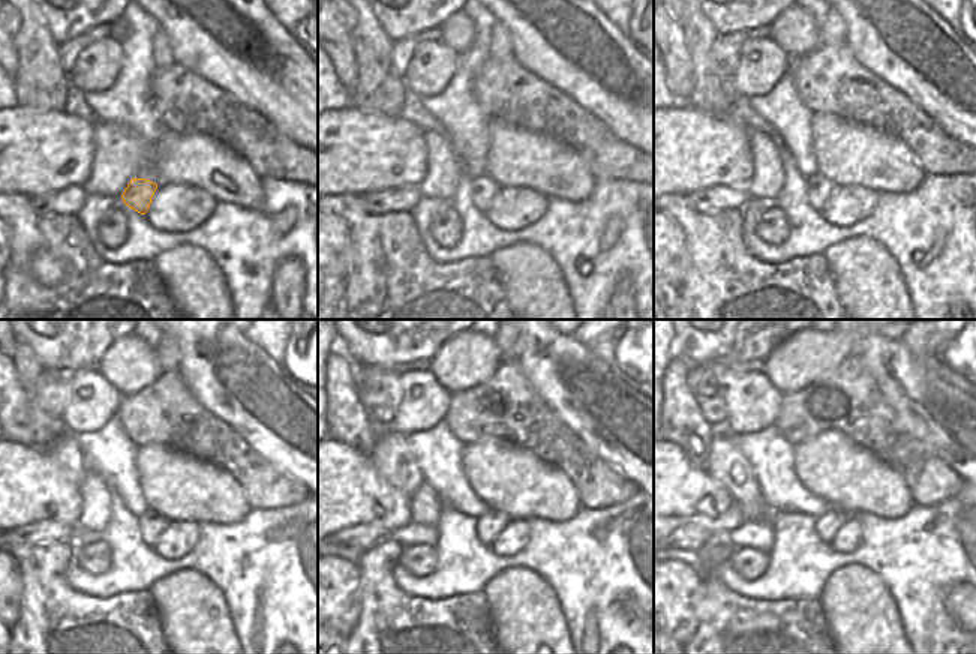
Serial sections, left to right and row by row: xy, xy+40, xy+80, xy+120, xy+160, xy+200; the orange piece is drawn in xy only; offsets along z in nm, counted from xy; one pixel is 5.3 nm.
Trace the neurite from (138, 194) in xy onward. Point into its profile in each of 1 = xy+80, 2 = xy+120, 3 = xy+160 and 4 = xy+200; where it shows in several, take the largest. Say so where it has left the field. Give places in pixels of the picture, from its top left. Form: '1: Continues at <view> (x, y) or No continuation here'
1: Continues at xy+80 (819, 188)
2: Continues at xy+120 (152, 524)
3: Continues at xy+160 (488, 527)
4: Continues at xy+200 (826, 525)

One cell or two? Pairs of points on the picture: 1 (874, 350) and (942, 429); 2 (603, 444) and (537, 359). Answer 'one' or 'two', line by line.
1: one
2: one

